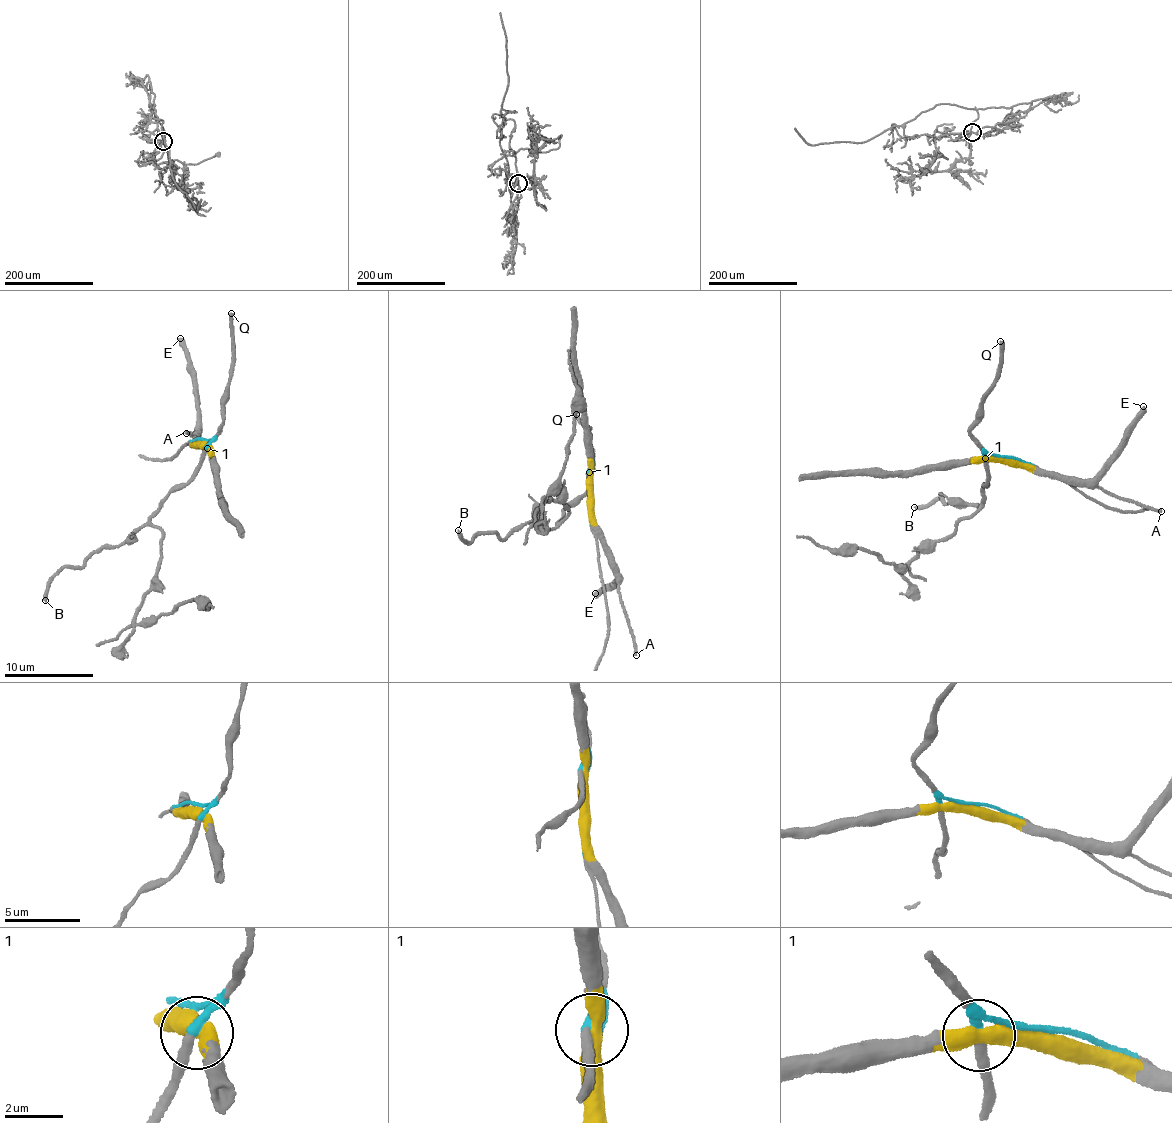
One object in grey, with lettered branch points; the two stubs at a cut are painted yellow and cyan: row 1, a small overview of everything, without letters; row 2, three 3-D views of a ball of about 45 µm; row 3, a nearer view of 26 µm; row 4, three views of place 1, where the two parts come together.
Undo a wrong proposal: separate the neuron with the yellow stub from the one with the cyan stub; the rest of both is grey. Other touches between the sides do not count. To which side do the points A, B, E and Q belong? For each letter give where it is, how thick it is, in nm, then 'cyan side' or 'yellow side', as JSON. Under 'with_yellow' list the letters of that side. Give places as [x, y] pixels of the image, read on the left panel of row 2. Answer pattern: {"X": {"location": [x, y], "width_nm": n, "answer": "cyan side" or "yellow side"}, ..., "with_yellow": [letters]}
{"A": {"location": [186, 433], "width_nm": 220, "answer": "yellow side"}, "B": {"location": [45, 600], "width_nm": 280, "answer": "cyan side"}, "E": {"location": [180, 338], "width_nm": 460, "answer": "yellow side"}, "Q": {"location": [231, 313], "width_nm": 320, "answer": "cyan side"}, "with_yellow": ["A", "E"]}

